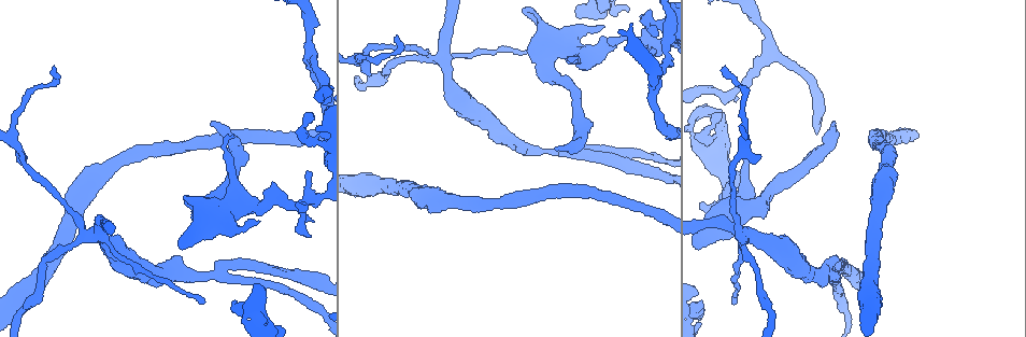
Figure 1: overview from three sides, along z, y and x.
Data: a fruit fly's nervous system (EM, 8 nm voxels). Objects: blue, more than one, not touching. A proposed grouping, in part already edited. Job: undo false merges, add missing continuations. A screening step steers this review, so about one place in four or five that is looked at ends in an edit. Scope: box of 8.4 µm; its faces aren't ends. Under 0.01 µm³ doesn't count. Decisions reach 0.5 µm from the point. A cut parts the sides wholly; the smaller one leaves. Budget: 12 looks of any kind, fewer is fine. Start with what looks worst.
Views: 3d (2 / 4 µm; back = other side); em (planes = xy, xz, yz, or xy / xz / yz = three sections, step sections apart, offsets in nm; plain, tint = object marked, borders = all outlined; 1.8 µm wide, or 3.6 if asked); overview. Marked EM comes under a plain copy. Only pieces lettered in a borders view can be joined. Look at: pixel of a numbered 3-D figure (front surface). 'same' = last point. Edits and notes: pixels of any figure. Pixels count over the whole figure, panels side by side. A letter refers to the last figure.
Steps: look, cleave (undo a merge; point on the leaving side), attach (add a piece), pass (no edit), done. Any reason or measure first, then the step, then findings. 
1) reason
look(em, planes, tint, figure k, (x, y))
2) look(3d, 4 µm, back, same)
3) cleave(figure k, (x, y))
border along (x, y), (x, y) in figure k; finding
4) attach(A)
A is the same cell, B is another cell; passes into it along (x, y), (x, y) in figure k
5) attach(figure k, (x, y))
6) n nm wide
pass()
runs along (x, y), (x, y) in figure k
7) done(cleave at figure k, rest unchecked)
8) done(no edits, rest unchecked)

thin arm on a thick one
look(3d, 2 µm, figure 1, (745, 234))

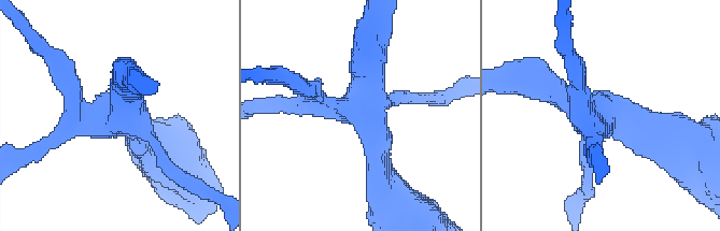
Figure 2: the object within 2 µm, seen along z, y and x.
look(em, xz, step 16, tint, figure 2, (599, 111))

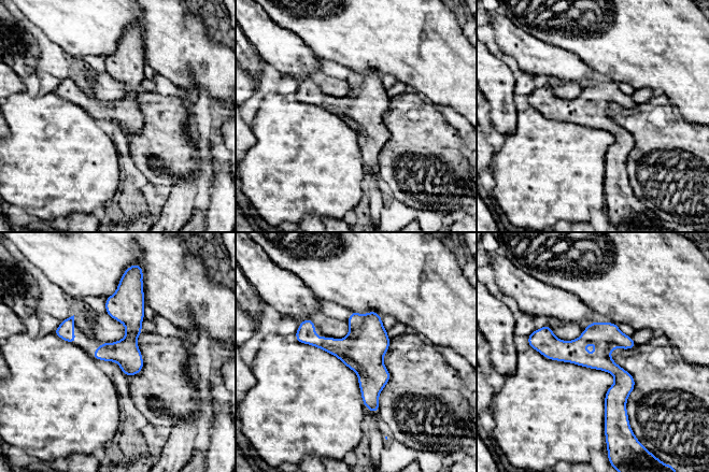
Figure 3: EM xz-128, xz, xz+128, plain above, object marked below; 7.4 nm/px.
look(em, planes, borders, same)

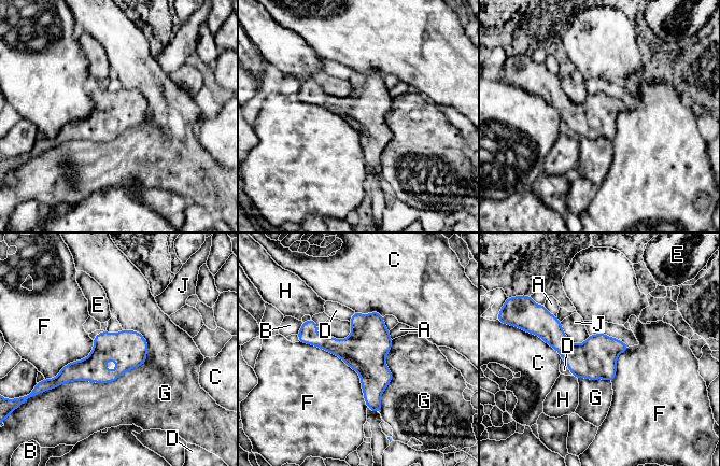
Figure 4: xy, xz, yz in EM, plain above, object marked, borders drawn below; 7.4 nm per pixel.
pass()
A, B, C, D, E, F, G, H and J are other cells; border along (298, 341), (354, 369), (367, 407) in figure 4; all the same cell

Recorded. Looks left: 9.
arms run side by side
look(em, xz, step 8, tint, figure 1, (565, 154))

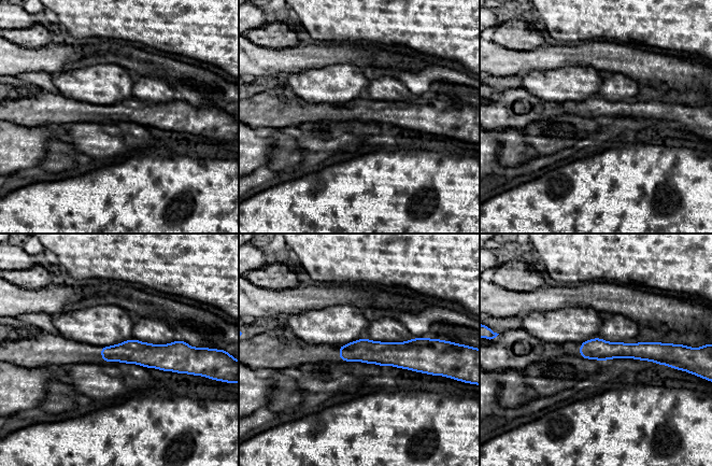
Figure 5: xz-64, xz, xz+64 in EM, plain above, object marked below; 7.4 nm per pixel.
look(em, planes, borders, same)

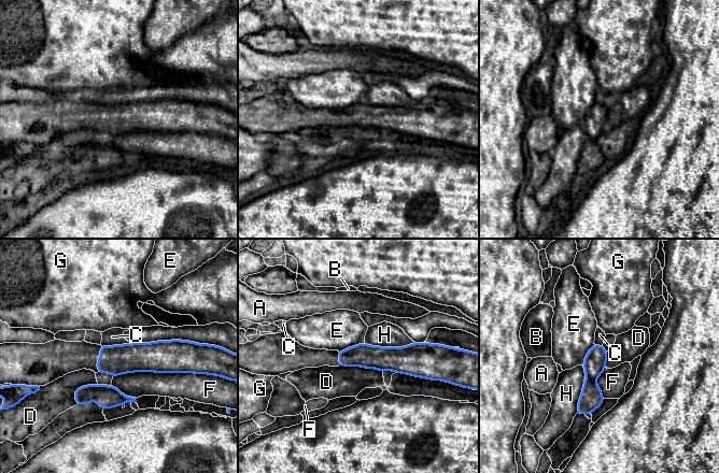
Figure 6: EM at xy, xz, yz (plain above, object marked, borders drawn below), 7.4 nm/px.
F touches over 600 nm
cleave(figure 6, (594, 363))
A, B, C, D, E, F, G and H are other cells; border along (587, 376), (594, 381) in figure 6; two cells meet here

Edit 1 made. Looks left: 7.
redraw
look(overview)

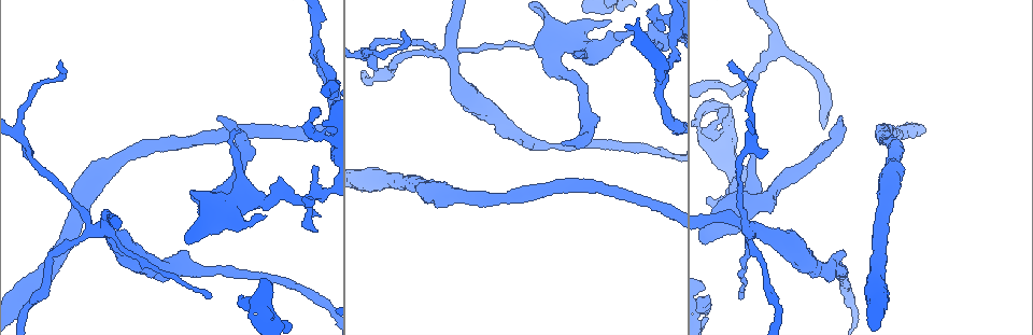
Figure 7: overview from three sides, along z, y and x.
branch stops here
look(em, yz, step 16, borders, figure 7, (219, 116))

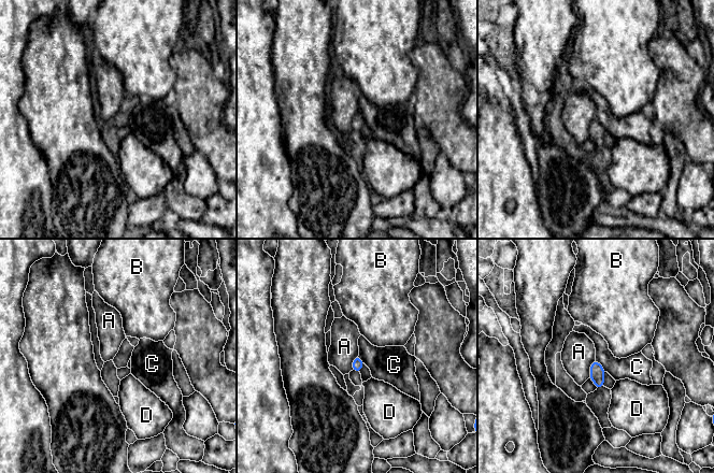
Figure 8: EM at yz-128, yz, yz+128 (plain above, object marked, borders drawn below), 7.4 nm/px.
A touches over 150 nm
pass()
A, B, C and D are other cells; border along (595, 359), (590, 364), (588, 377) in figure 8; none of them fits

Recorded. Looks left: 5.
end of a long branch
look(em, xy, step 16, borders, figure 7, (209, 297))

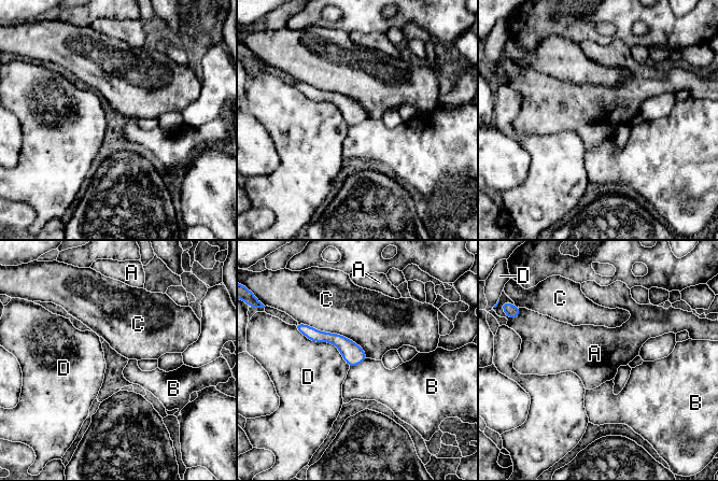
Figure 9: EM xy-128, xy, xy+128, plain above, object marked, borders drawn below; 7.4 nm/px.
cut it another way
look(em, planes, borders, same)

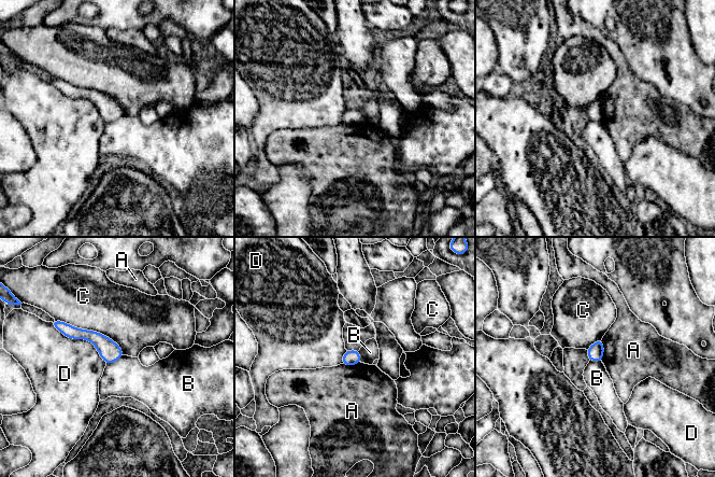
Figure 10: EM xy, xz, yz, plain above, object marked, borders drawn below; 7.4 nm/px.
120 nm wide
pass()
A, B, C and D are other cells; border along (124, 354), (106, 364) in figure 10; no lettered piece goes on from it

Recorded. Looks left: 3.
free end
look(em, yz, step 4, borders, figure 7, (733, 61))

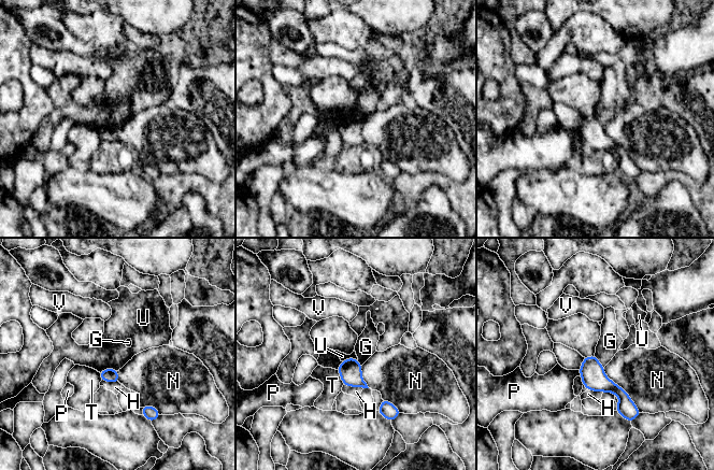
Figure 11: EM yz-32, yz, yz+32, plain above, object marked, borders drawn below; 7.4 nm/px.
look(em, planes, borders, same)

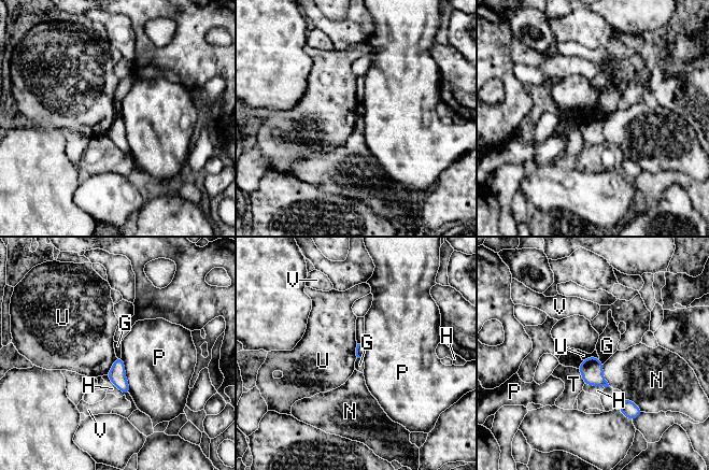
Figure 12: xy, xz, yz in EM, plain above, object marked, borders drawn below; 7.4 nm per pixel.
pass()
G, H, N, P, T, U and V are other cells; border along (116, 357), (105, 374) in figure 12; none of them fits

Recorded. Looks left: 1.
done(cleave at figure 6, rest unchecked)

